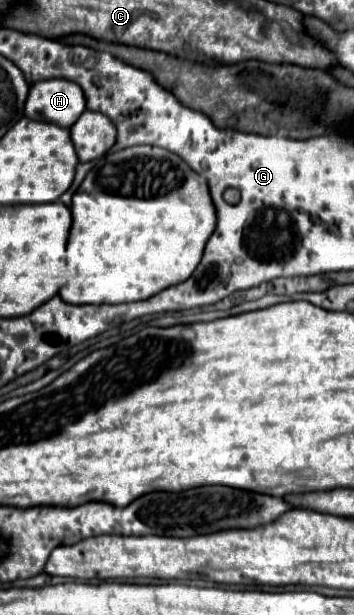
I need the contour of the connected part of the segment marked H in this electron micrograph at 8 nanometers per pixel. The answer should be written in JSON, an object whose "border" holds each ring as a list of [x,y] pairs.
{"border":[[[65,78],[35,82],[29,90],[25,116],[69,128],[85,112],[85,96],[79,84]]]}

